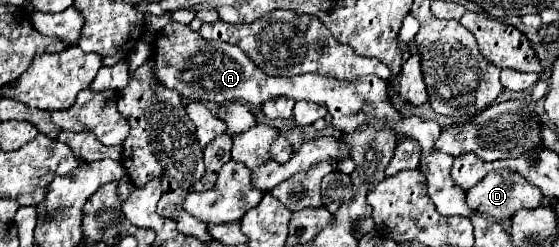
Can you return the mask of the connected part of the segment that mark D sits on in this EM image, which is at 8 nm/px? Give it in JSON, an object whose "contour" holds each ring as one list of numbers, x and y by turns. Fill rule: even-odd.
{"contour":[[507,168,487,174,465,192,467,206,493,220,507,220,521,208,537,208,539,198,543,198,539,188]]}

